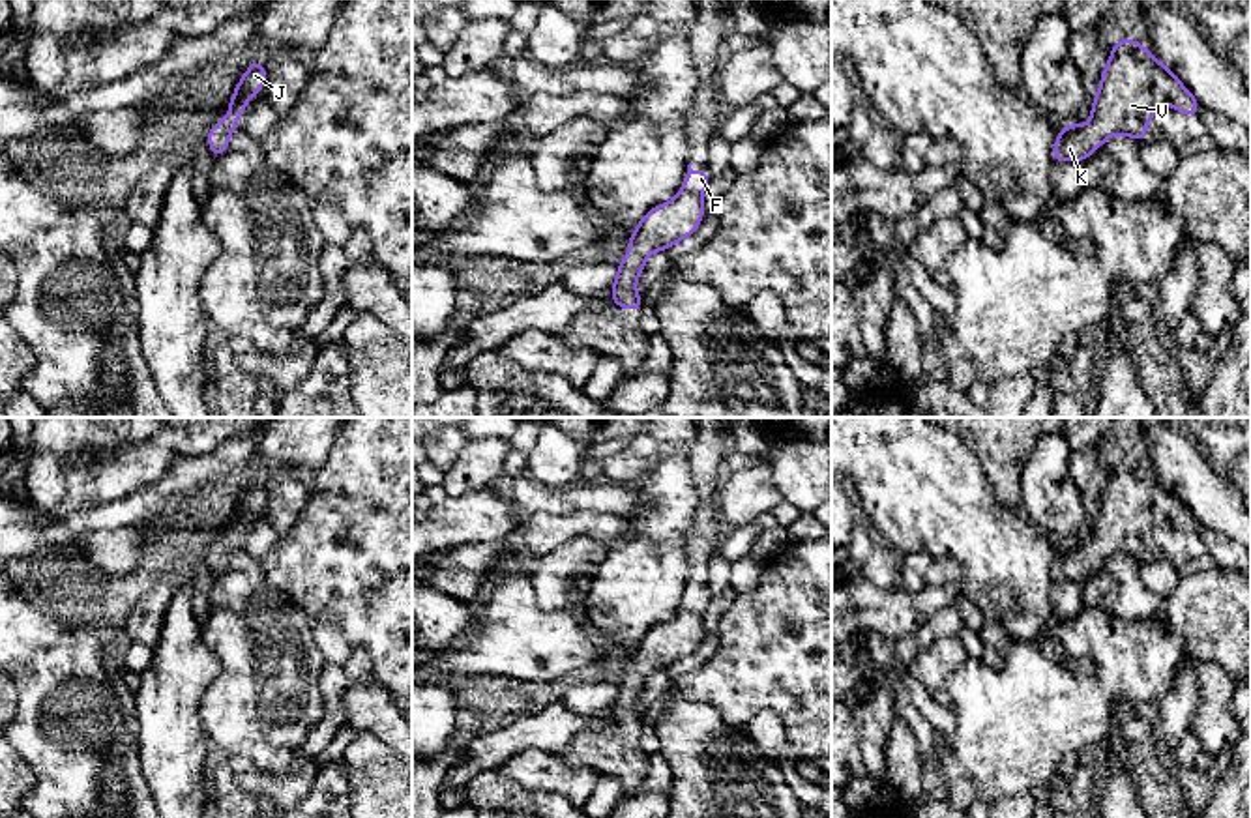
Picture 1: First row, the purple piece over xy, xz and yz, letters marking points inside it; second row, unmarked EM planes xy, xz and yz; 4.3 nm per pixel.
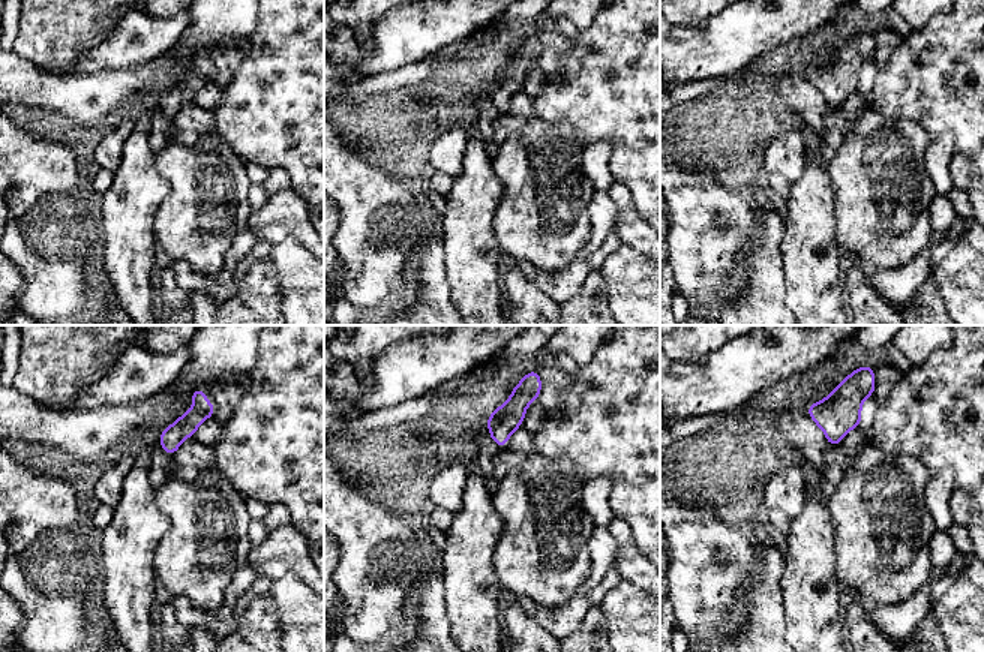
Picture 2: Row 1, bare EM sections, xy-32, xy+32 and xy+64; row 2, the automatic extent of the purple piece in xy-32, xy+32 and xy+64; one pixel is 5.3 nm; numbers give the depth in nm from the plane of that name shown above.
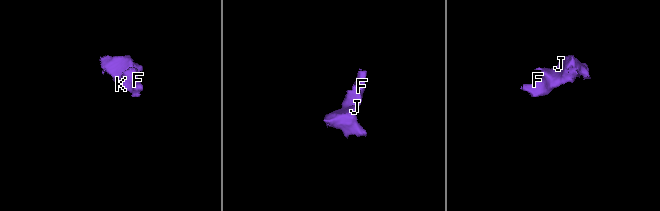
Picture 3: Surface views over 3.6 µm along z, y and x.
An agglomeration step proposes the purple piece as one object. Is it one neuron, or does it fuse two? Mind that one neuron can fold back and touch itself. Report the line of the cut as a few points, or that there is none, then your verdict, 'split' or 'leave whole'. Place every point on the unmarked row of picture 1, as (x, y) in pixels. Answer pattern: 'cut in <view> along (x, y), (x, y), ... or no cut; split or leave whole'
no cut; leave whole

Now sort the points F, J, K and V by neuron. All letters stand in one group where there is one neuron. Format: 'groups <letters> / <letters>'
groups F J K V

